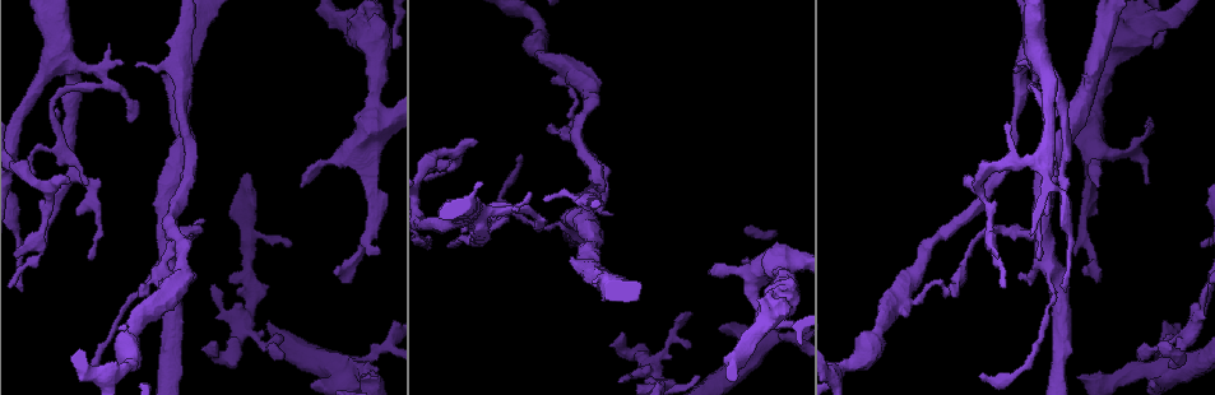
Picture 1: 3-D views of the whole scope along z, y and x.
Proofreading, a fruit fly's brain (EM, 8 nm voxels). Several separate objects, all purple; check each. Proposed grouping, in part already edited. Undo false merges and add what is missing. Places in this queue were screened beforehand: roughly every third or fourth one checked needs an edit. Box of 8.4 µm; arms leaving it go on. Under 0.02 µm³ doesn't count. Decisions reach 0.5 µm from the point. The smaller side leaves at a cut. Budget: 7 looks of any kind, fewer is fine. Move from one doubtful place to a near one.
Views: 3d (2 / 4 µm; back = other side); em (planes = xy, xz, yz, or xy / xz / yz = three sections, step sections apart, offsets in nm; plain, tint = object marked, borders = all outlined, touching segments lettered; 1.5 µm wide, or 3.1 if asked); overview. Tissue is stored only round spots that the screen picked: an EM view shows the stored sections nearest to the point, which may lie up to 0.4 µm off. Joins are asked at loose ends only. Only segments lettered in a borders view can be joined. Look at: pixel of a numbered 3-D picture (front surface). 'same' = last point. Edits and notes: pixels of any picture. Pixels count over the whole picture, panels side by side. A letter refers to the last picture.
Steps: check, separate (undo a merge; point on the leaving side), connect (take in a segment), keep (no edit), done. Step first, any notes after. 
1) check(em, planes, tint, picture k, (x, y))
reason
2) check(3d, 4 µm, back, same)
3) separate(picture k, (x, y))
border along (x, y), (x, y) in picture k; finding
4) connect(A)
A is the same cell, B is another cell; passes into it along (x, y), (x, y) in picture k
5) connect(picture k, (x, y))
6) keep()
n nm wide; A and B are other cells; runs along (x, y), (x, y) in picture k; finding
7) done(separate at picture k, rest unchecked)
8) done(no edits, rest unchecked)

check(em, xz, step 4, borders, picture 1, (571, 75))
thin neck

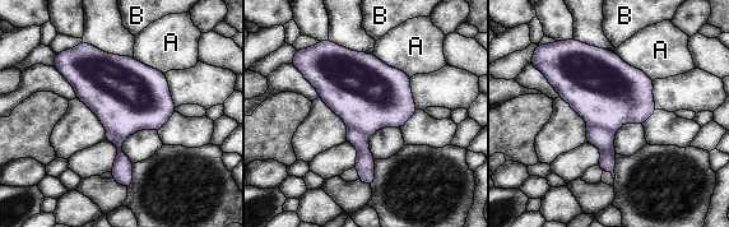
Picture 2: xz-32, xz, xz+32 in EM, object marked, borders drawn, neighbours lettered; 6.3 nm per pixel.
separate(picture 2, (602, 88))
A and B are other cells; border along (589, 124), (602, 126), (613, 133) in picture 2; two neurons meet here

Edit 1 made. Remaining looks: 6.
check(3d, 2 µm, picture 1, (1072, 252))
free end

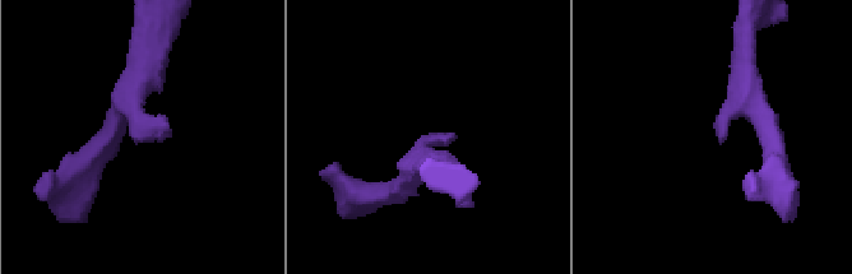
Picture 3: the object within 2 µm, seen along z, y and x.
check(em, yz, step 4, tint, picture 3, (453, 136))
arms of 180, 190 nm; now the EM

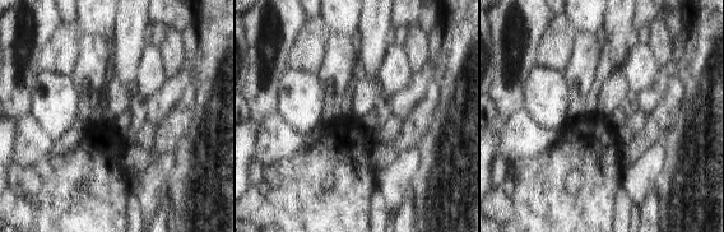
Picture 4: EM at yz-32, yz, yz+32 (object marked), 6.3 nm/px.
check(em, planes, borders, same)

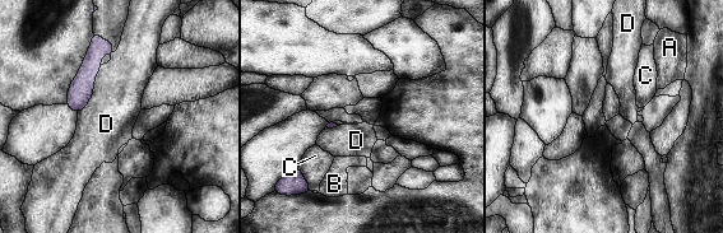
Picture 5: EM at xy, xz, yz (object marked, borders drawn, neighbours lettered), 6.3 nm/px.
keep()
A, B, C and D are other cells; border along (102, 65), (93, 94), (77, 112) in picture 5; none of them fits

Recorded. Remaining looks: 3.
check(3d, 2 µm, picture 1, (108, 44))
free end

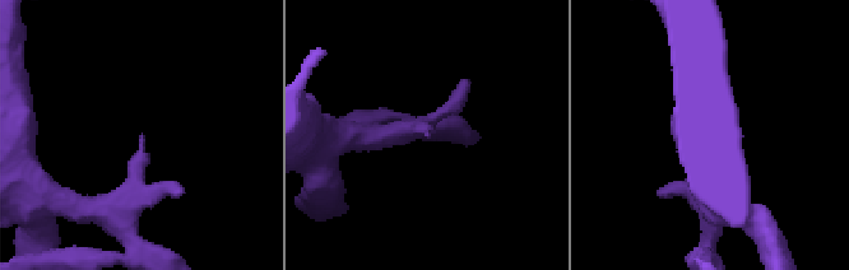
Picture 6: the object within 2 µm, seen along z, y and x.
check(em, planes, borders, picture 6, (140, 135))
need the tissue

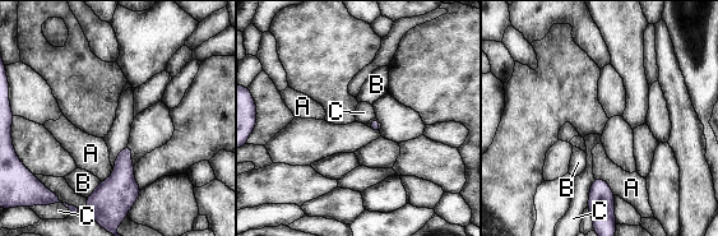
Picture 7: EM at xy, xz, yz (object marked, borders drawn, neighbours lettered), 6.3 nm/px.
keep()
A, B and C are other cells; border along (126, 144), (109, 179) in picture 7; none of them fits

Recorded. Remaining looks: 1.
done(separate at picture 2, rest unchecked)

